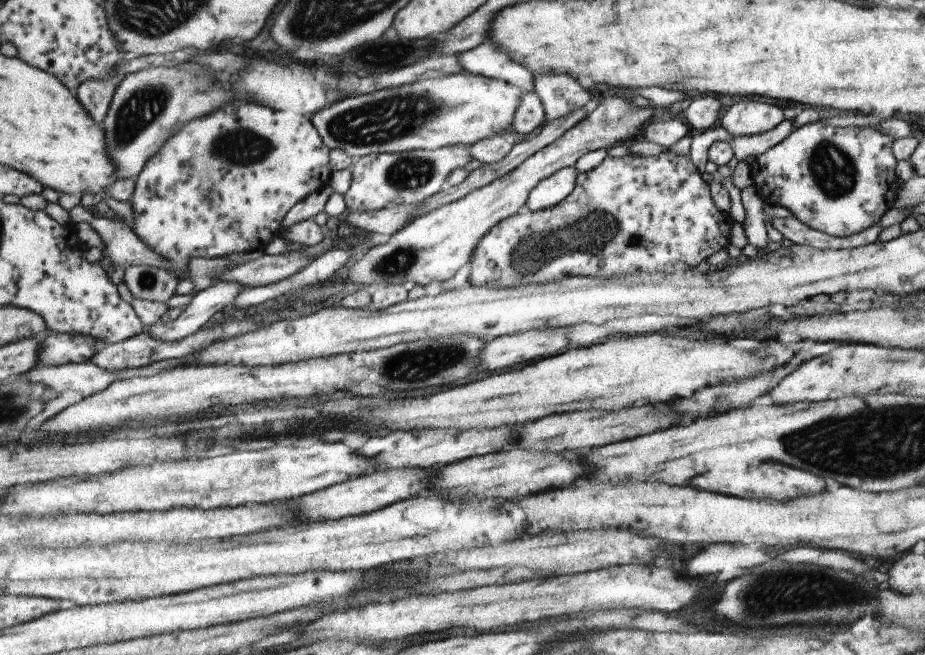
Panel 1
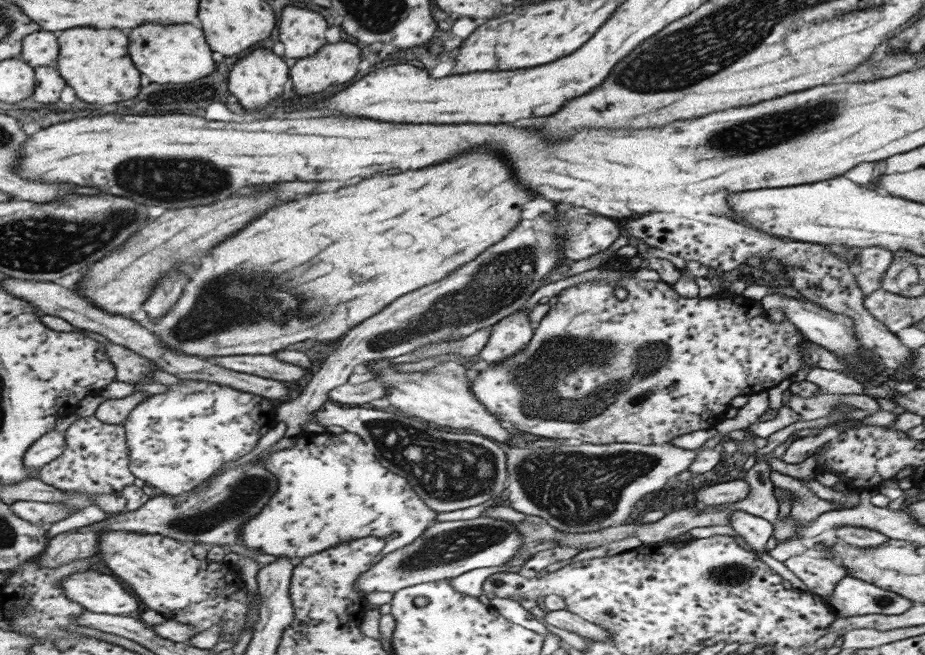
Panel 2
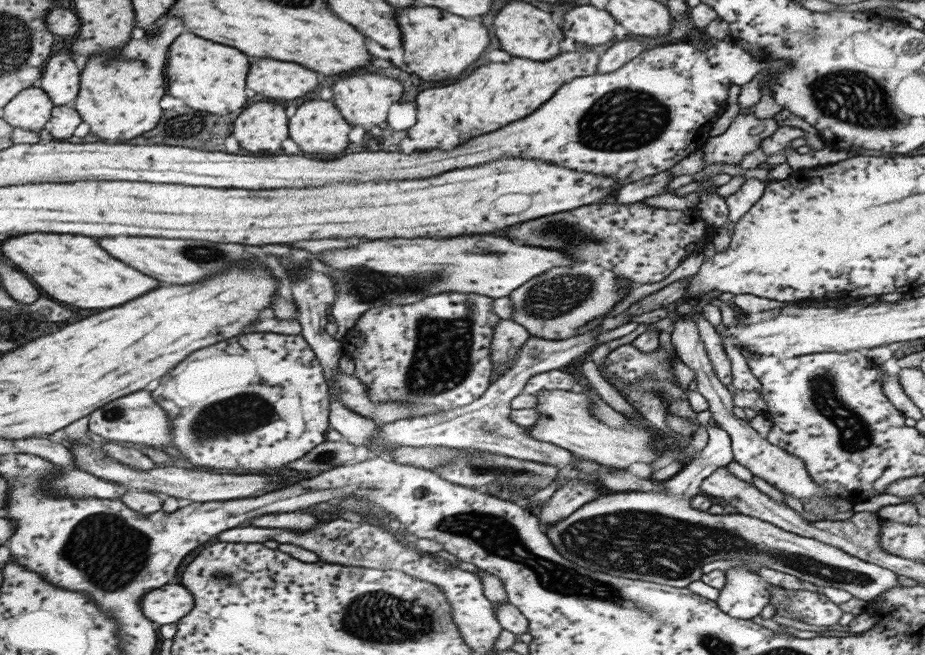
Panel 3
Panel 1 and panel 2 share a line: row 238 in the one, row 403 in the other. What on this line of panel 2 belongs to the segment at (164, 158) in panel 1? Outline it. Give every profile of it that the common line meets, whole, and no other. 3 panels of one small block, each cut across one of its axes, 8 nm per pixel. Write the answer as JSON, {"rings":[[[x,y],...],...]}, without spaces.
{"rings":[[[181,381],[178,385],[169,385],[161,394],[143,399],[121,424],[125,433],[131,475],[170,496],[177,496],[195,488],[199,482],[220,470],[225,462],[237,460],[247,454],[254,448],[259,437],[277,422],[276,407],[272,399],[214,382]]]}

